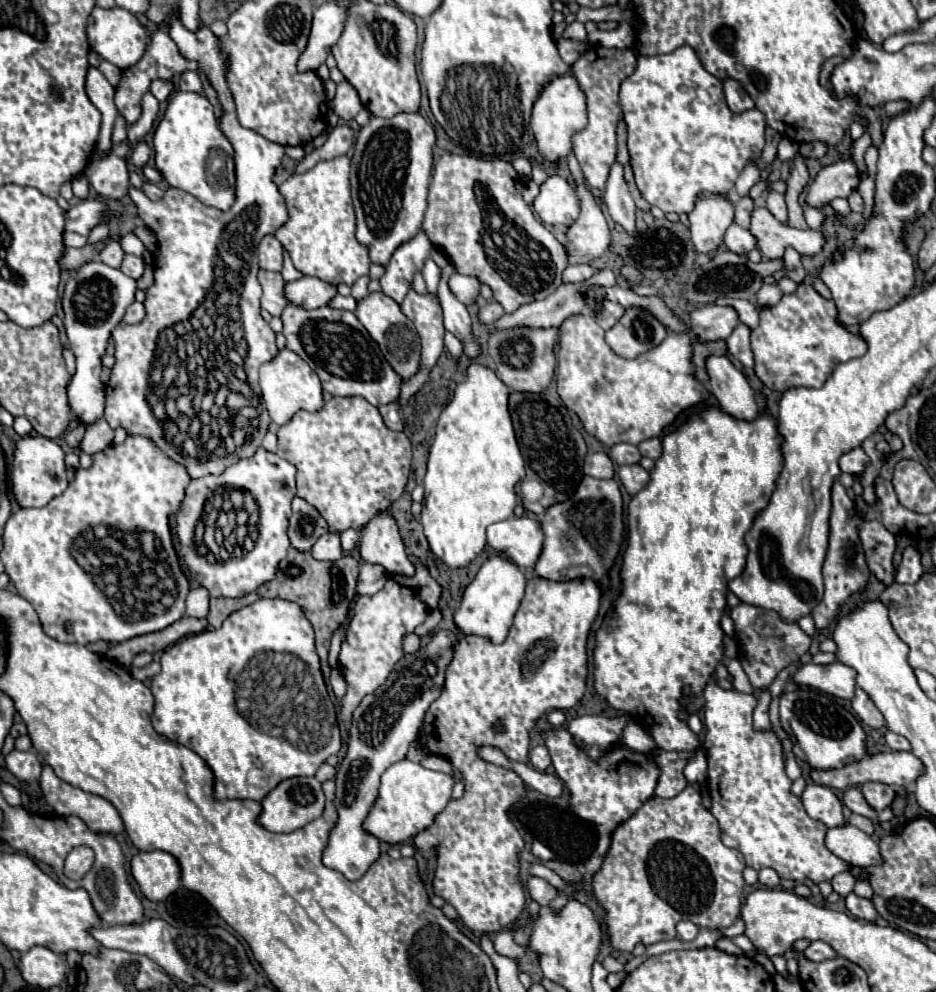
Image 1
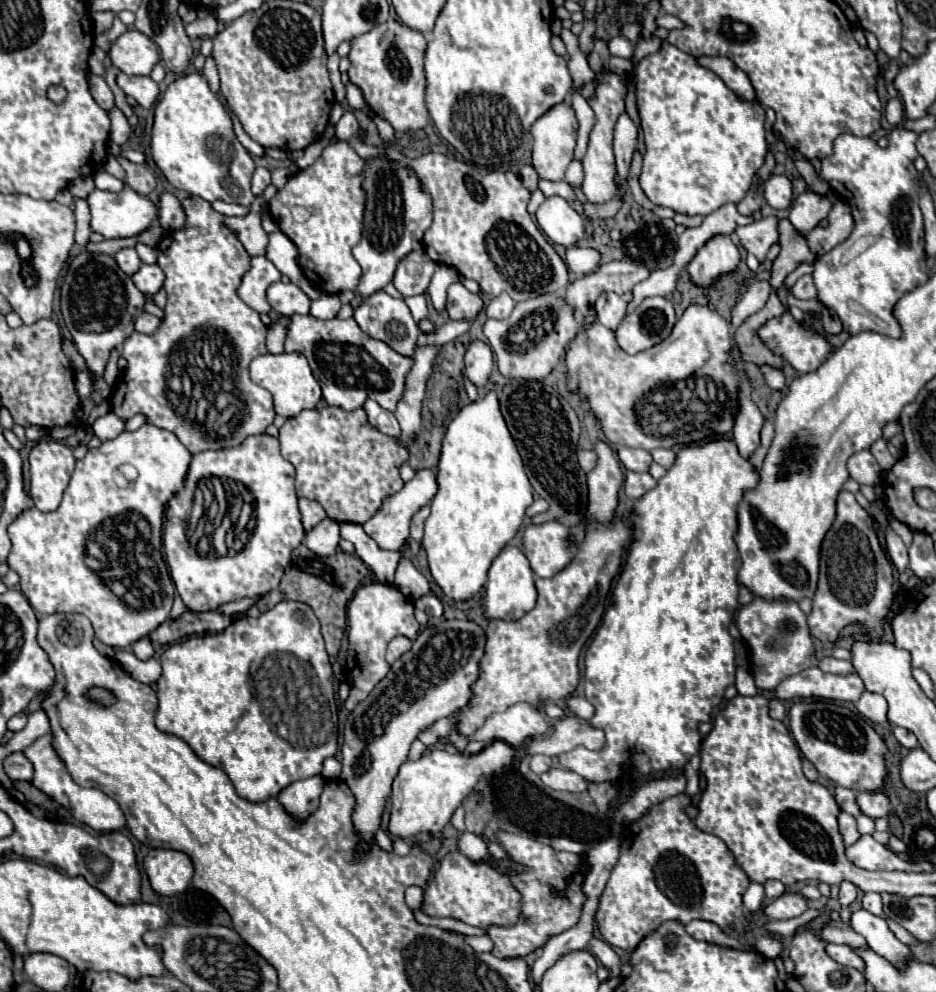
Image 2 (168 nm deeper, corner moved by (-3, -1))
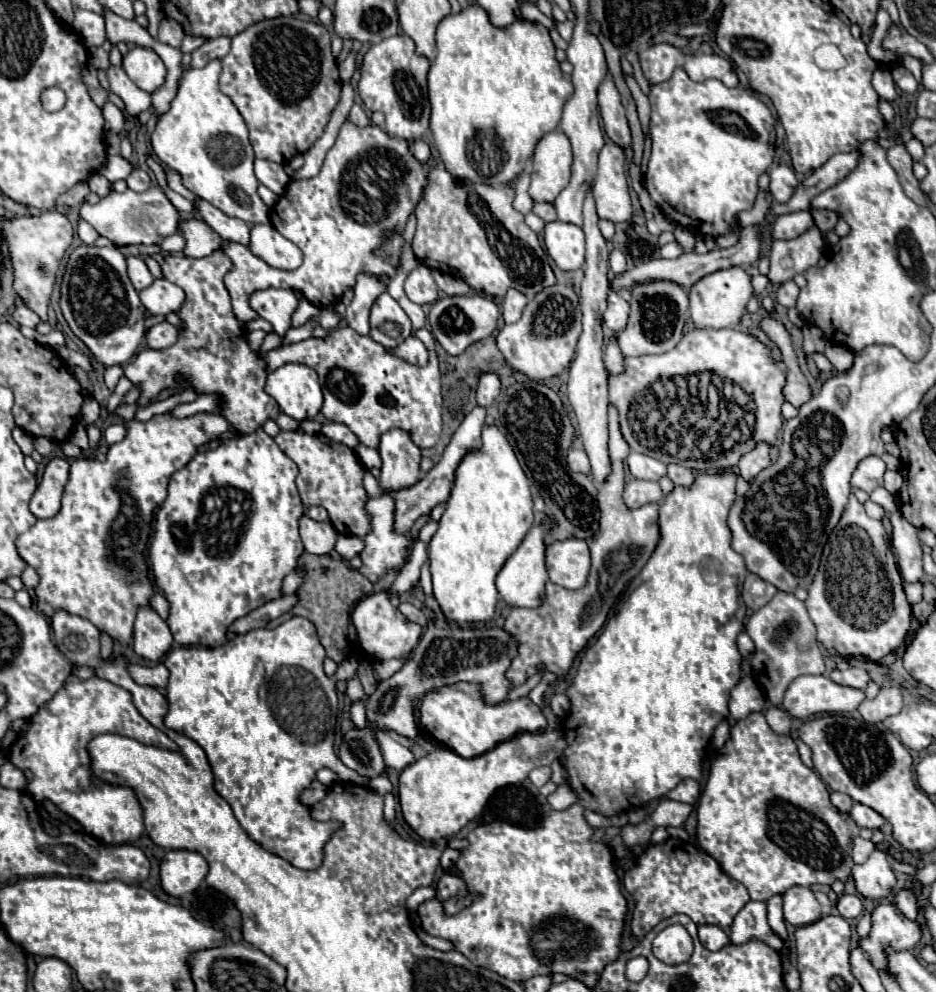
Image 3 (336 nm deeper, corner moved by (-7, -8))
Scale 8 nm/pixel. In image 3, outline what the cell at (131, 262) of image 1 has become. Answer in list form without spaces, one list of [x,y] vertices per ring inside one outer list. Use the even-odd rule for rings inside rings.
[[[155,279],[153,285],[143,289],[139,295],[145,309],[151,315],[163,315],[163,317],[167,313],[177,313],[185,301],[183,289],[167,279]]]

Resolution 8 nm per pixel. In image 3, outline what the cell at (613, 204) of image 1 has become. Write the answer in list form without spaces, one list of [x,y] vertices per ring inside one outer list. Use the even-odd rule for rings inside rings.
[[[607,73],[607,77],[601,81],[597,89],[597,103],[599,103],[601,117],[603,117],[605,135],[619,147],[631,145],[631,133],[629,133],[629,125],[625,119],[625,109],[621,105],[621,97],[613,83],[611,73]]]

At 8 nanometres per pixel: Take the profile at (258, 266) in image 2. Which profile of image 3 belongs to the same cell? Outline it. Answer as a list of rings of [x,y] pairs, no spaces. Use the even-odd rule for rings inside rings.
[[[347,119],[337,135],[335,145],[327,151],[327,157],[319,175],[307,181],[291,181],[285,195],[279,197],[279,201],[269,211],[271,225],[303,251],[303,263],[299,265],[299,269],[285,271],[285,269],[269,267],[266,262],[253,255],[246,246],[223,241],[221,249],[233,263],[231,271],[227,273],[223,281],[229,291],[235,317],[243,322],[259,317],[249,305],[249,297],[257,289],[269,289],[269,287],[293,289],[303,293],[303,297],[309,303],[317,307],[327,307],[337,303],[347,287],[355,285],[355,277],[360,273],[376,275],[389,283],[395,277],[396,271],[392,265],[375,256],[374,251],[383,245],[383,241],[387,243],[387,239],[393,233],[401,235],[405,231],[405,223],[409,215],[415,211],[415,205],[423,189],[427,187],[429,171],[431,171],[431,165],[427,161],[423,163],[417,161],[405,139],[391,137],[381,127],[375,127],[375,125],[357,127],[355,123]]]

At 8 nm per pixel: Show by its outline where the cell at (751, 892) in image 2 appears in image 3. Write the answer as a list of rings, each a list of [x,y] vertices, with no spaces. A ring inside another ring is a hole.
[[[749,901],[735,915],[729,937],[735,945],[741,945],[741,943],[749,941],[751,937],[759,937],[765,943],[769,943],[773,949],[783,947],[783,941],[773,933],[773,929],[767,923],[767,907],[763,901]]]

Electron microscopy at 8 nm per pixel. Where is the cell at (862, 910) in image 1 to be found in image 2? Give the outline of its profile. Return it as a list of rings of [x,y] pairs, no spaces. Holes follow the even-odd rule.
[[[859,908],[853,912],[851,928],[867,940],[869,948],[873,948],[879,956],[887,958],[895,966],[901,966],[905,958],[911,958],[909,948],[895,938],[895,934],[887,928],[885,920],[879,916],[873,916],[865,908]]]

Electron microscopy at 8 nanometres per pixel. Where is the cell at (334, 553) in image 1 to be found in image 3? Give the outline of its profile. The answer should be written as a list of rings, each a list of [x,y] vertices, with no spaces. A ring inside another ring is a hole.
[[[301,515],[299,519],[299,535],[303,539],[305,551],[315,553],[315,555],[331,553],[337,539],[337,531],[333,529],[331,523],[311,521],[311,517],[307,515]]]

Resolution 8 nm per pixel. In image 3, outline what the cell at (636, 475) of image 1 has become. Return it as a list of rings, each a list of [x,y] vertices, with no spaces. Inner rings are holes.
[[[633,479],[631,483],[625,485],[623,503],[629,509],[637,509],[641,505],[661,503],[661,501],[663,501],[663,493],[661,493],[661,487],[659,487],[657,481],[639,481],[639,479]]]

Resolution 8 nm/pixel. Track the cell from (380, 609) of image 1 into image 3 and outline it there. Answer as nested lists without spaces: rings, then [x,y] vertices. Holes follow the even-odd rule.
[[[373,593],[367,599],[359,601],[353,609],[353,623],[359,635],[361,649],[373,659],[391,659],[391,657],[409,657],[413,647],[419,643],[421,627],[409,621],[399,609],[389,603],[387,593]]]

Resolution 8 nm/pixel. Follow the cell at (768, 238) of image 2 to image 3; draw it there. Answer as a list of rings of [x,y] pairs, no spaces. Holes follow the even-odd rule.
[[[797,211],[789,215],[781,215],[775,219],[771,233],[773,239],[795,239],[813,227],[811,211]]]

